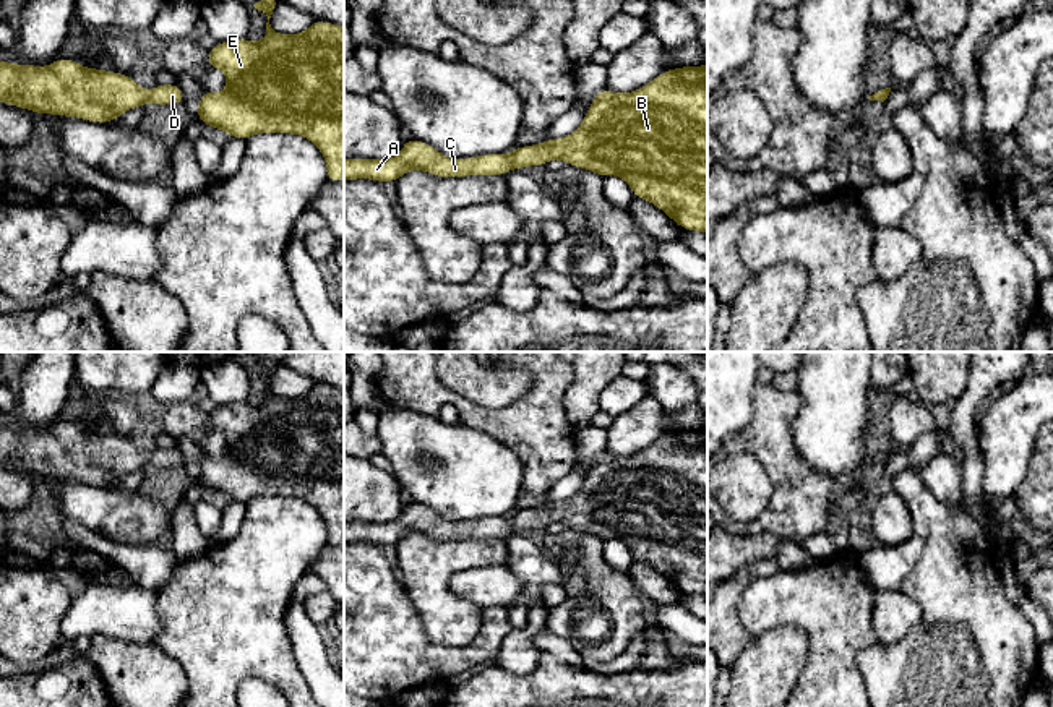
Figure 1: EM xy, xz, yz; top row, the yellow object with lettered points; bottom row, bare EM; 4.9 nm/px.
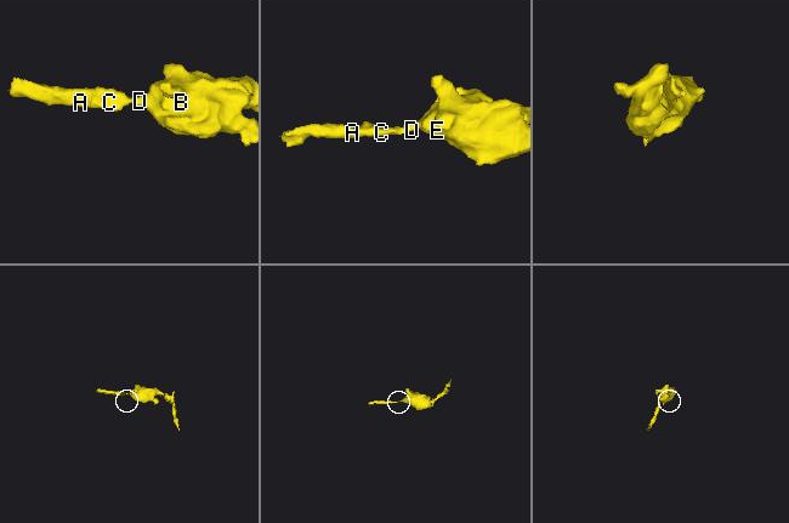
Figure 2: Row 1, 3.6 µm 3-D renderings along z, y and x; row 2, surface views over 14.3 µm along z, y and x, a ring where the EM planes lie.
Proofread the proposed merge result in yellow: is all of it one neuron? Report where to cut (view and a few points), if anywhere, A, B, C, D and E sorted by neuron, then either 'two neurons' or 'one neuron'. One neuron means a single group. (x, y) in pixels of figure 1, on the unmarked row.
cut none; groups A B C D E; one neuron

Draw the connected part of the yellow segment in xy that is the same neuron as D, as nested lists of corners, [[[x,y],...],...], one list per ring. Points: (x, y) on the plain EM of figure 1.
[[[68,422],[47,430],[0,425],[0,465],[34,477],[110,486],[148,464],[153,469],[185,467],[185,457],[178,448],[157,448],[148,454],[133,439],[86,431]]]

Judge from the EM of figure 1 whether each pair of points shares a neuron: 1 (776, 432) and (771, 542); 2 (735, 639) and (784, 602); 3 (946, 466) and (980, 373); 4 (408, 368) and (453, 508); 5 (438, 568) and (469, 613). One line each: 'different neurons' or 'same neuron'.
1: different neurons
2: different neurons
3: different neurons
4: different neurons
5: same neuron

